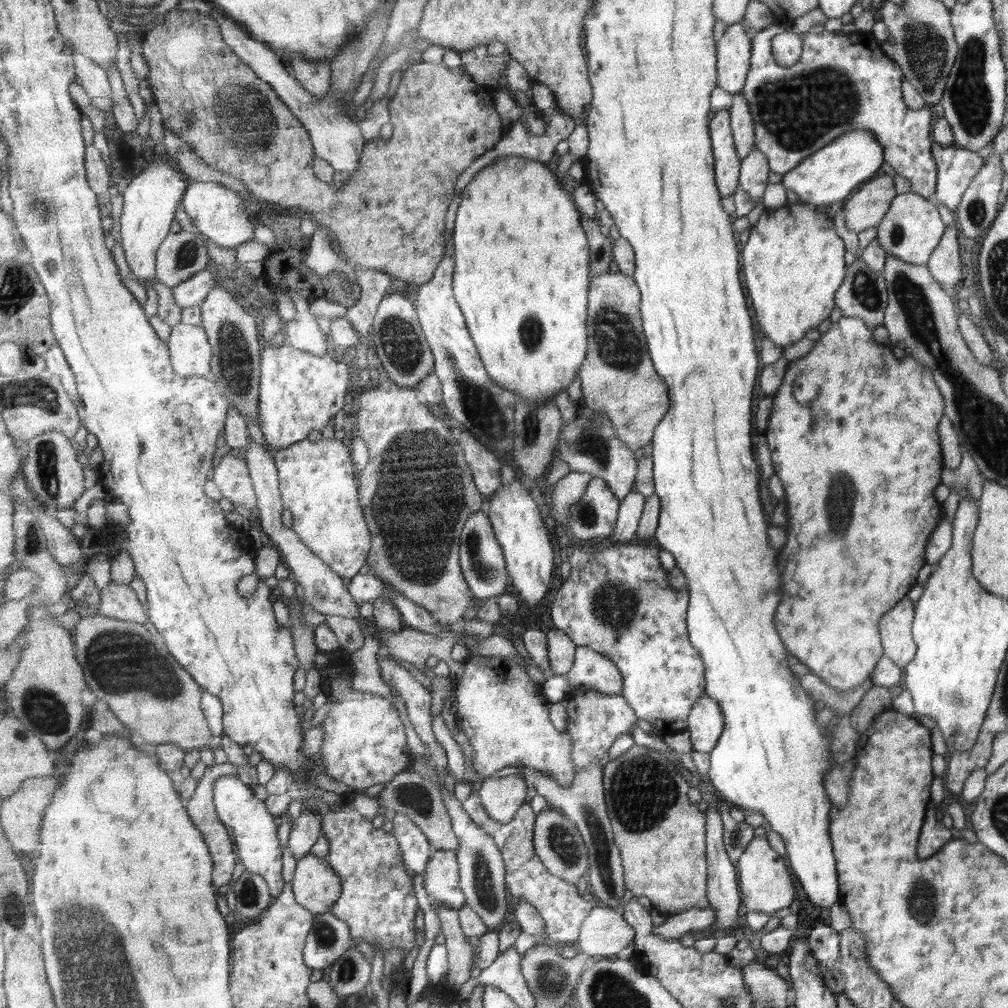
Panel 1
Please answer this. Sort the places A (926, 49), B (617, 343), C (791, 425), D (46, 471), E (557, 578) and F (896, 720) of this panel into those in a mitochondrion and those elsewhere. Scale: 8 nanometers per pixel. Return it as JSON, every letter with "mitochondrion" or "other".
{"A":"mitochondrion","B":"mitochondrion","C":"other","D":"mitochondrion","E":"other","F":"other"}

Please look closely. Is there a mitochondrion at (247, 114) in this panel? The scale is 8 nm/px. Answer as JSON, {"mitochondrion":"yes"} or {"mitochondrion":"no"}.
{"mitochondrion":"yes"}

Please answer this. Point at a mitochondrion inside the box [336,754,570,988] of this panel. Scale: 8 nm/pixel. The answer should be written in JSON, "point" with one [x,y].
{"point":[484,875]}

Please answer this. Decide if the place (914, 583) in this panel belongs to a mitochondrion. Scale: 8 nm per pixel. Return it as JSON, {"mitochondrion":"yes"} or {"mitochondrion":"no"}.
{"mitochondrion":"no"}

